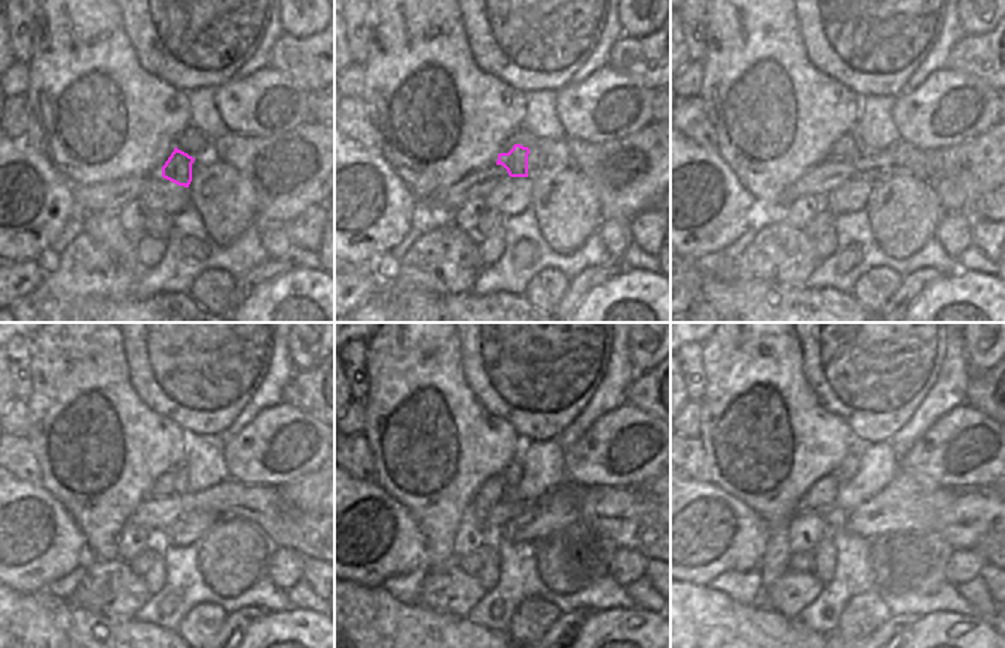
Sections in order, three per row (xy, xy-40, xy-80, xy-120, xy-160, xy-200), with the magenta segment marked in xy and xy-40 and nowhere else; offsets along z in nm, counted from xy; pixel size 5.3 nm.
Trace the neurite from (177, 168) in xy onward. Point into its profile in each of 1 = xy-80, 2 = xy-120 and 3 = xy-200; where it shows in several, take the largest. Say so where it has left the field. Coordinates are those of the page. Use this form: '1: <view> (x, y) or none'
1: xy-80 (858, 150)
2: xy-120 (180, 479)
3: xy-200 (848, 468)

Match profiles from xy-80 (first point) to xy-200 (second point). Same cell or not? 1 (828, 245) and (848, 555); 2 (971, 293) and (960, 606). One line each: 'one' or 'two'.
1: two
2: two

